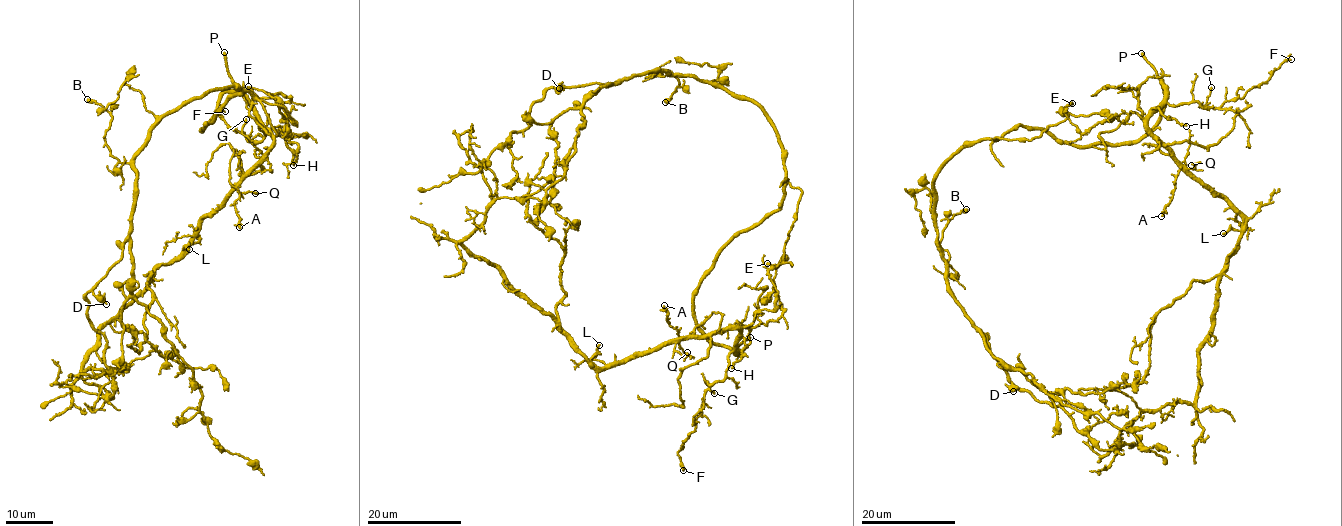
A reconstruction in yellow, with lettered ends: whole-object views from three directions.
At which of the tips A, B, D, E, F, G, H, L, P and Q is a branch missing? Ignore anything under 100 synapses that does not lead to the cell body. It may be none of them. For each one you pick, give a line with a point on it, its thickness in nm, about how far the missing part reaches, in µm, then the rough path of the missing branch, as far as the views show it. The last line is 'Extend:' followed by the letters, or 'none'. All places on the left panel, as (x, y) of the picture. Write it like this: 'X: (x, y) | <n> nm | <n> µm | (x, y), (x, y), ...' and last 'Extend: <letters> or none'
P: (224, 52) | 280 nm | 70 µm
Extend: P

